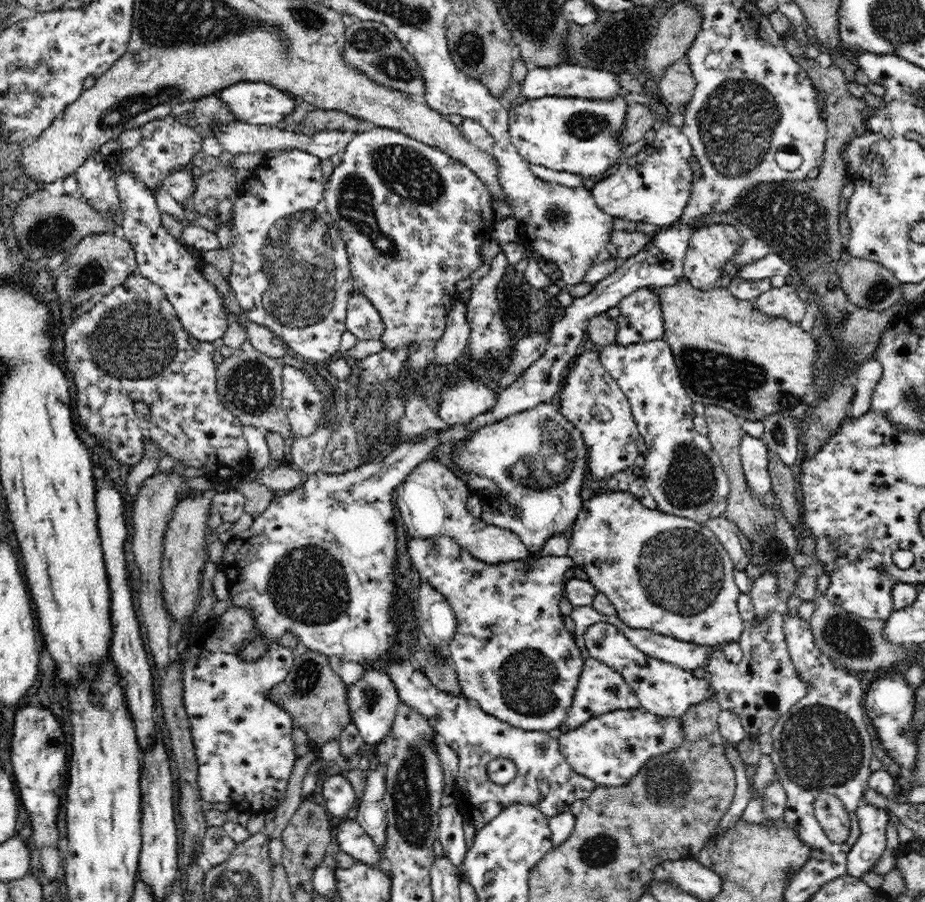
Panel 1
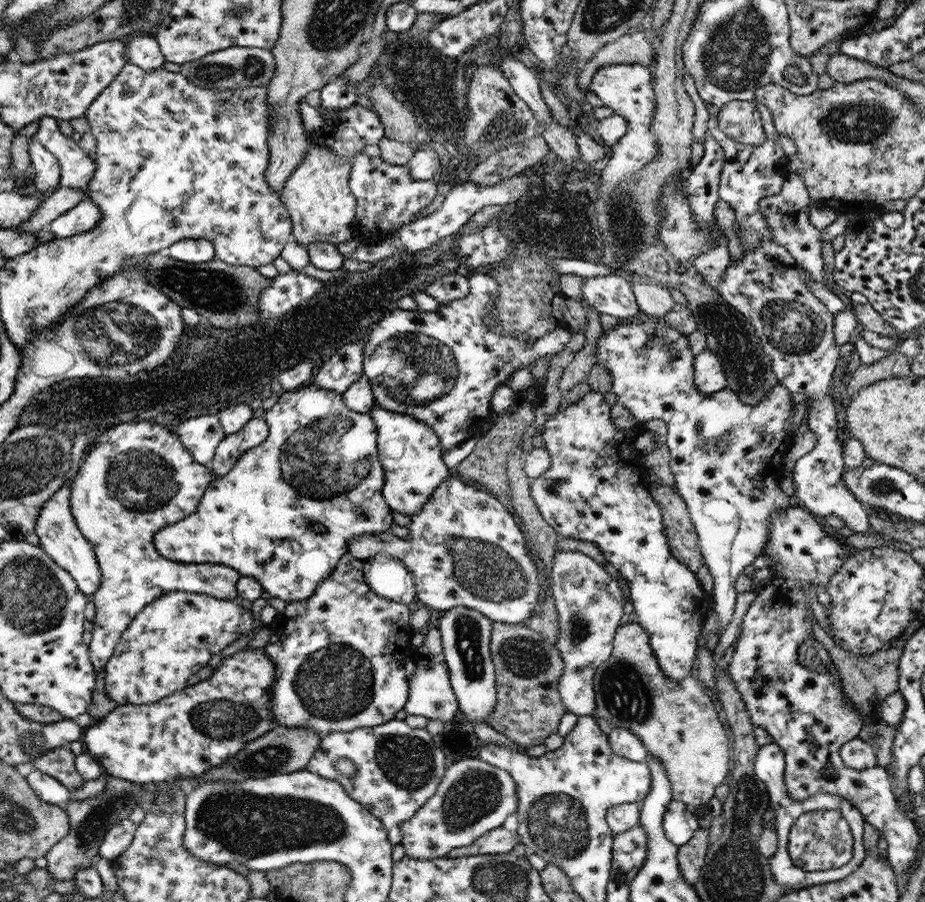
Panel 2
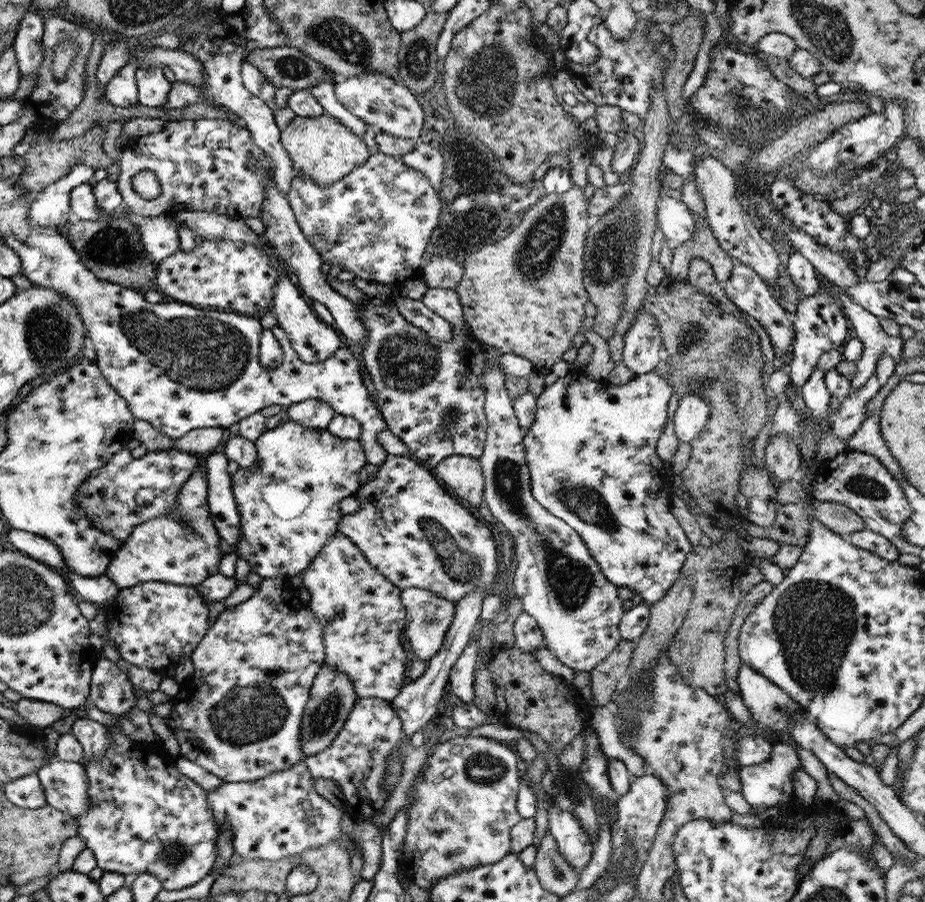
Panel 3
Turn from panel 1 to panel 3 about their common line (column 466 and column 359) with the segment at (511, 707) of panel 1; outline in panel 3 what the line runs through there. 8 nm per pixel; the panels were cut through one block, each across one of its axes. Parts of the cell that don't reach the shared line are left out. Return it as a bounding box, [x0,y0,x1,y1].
[303,531,412,703]

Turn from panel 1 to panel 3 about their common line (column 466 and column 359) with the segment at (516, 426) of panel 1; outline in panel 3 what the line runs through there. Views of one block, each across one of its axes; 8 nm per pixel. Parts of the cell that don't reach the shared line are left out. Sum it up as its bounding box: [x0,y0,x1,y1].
[232,419,366,579]

